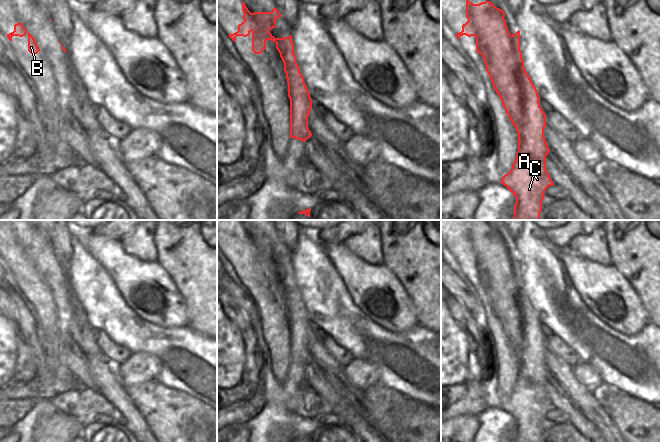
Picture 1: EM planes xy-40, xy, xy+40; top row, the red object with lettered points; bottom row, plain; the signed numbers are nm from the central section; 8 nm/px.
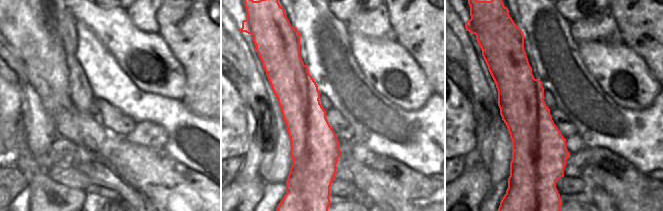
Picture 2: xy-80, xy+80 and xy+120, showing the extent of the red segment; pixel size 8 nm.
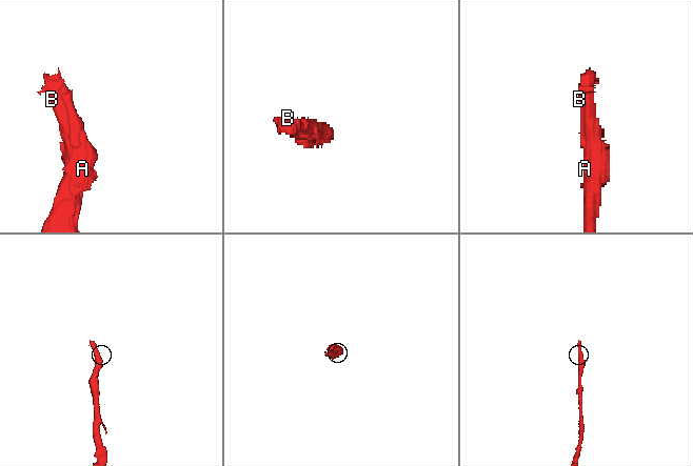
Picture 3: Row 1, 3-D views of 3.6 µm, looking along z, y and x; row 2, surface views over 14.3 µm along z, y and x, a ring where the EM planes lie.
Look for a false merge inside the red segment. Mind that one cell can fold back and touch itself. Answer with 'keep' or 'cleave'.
cleave

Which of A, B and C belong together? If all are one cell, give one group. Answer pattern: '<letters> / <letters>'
A / B C

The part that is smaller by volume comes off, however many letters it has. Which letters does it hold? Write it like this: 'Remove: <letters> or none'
Remove: A

